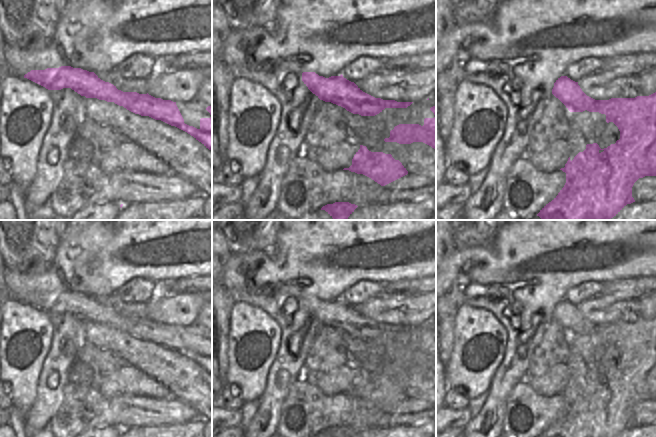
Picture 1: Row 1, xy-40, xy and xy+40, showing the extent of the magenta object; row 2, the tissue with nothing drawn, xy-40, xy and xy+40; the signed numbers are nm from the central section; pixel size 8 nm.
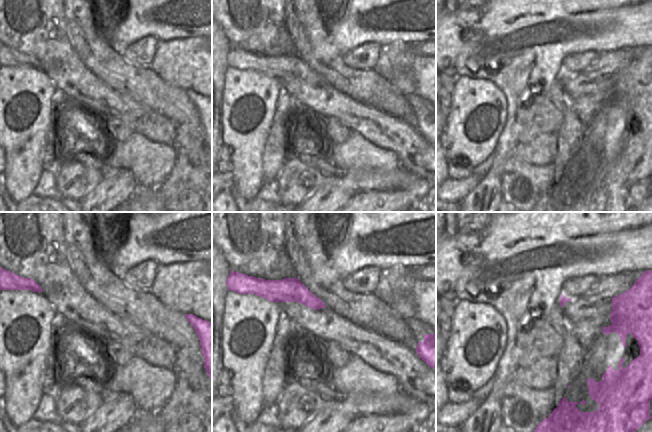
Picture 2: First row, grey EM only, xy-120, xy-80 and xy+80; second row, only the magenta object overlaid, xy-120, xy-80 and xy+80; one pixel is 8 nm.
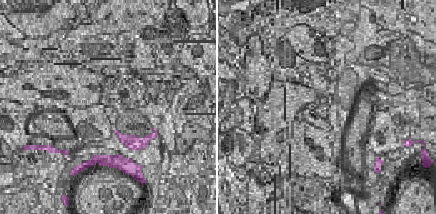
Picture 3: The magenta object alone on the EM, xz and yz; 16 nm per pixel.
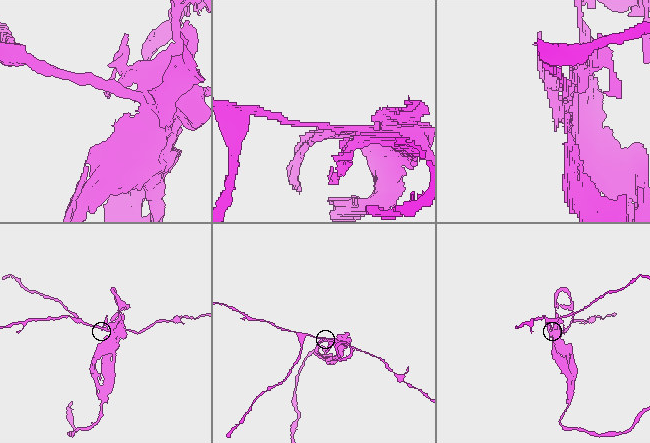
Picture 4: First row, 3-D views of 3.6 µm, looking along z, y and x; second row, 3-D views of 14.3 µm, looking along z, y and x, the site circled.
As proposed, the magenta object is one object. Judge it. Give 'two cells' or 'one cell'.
two cells

